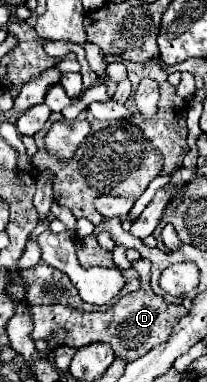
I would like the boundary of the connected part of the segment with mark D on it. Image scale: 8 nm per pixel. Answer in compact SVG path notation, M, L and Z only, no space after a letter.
M141 258L137 262L133 262L133 268L139 272L139 282L141 288L135 292L125 294L117 304L113 304L109 310L105 312L83 312L83 310L71 310L63 304L47 304L47 306L25 306L29 308L31 316L33 316L33 338L47 338L51 332L55 332L57 328L65 328L67 330L67 338L63 340L63 344L67 346L87 346L91 342L103 340L103 342L111 342L115 356L127 358L129 362L147 354L153 346L165 342L169 338L169 334L173 332L173 328L177 326L177 322L185 316L187 308L185 306L175 306L163 300L163 296L157 296L151 286L149 286L149 274L151 274L151 262Z

